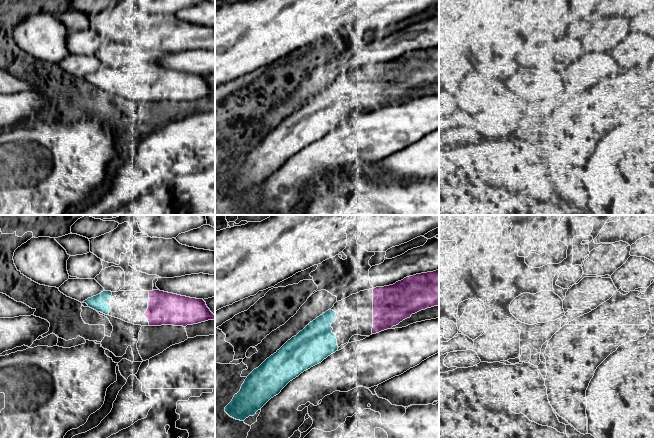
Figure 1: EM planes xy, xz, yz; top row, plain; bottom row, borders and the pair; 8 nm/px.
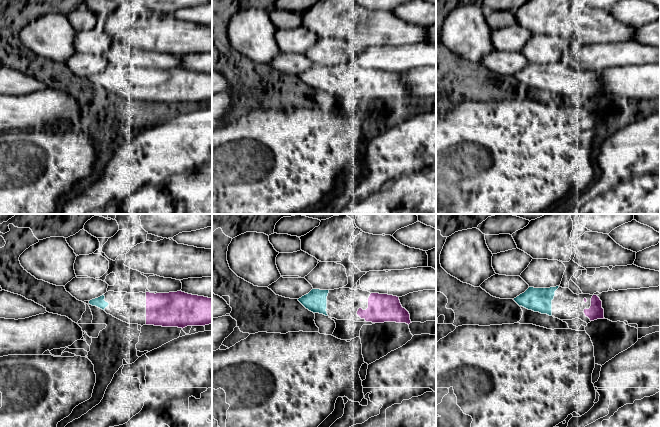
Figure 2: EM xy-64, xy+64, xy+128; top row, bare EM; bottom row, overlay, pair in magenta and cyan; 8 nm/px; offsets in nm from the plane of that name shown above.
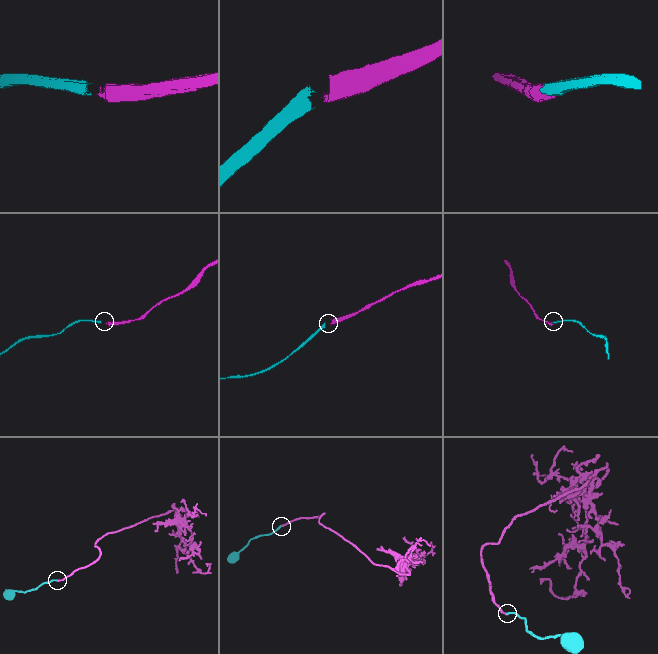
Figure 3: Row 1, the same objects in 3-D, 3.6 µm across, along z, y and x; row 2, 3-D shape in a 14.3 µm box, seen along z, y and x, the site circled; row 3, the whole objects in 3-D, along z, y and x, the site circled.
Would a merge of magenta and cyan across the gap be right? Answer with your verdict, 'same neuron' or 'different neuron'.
same neuron

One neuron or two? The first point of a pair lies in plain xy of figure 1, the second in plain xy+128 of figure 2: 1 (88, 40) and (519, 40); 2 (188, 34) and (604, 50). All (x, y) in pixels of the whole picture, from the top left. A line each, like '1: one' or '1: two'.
1: one
2: two

